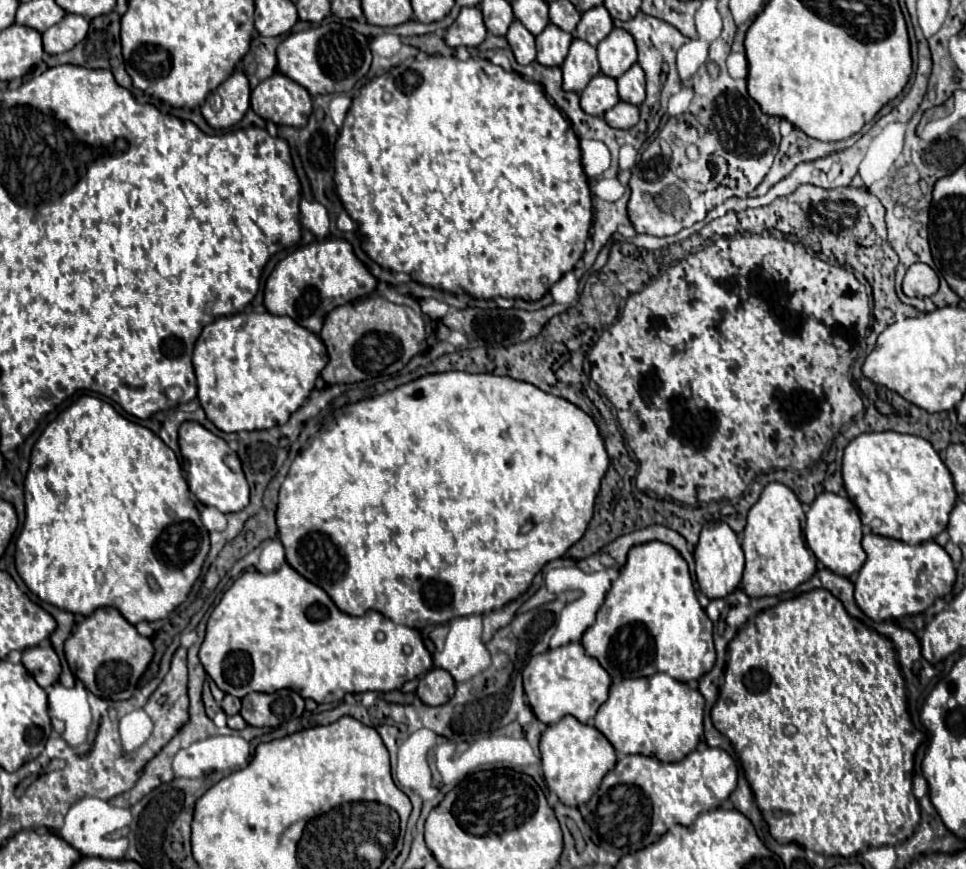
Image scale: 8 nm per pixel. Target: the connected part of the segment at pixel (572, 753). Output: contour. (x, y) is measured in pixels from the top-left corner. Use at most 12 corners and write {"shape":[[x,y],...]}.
{"shape":[[573,716],[547,726],[541,764],[551,792],[585,804],[617,754]]}

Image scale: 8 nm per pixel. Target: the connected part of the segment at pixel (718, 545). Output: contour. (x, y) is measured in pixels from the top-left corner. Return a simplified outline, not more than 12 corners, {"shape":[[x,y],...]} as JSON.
{"shape":[[707,522],[695,554],[711,600],[741,582],[741,542],[727,522]]}

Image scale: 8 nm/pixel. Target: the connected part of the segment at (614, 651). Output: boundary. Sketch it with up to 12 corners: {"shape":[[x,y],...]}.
{"shape":[[629,550],[585,652],[613,682],[715,664],[679,550]]}

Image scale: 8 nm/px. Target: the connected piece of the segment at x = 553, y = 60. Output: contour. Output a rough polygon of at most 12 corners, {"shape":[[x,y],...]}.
{"shape":[[555,24],[537,36],[537,62],[561,66],[573,36]]}

